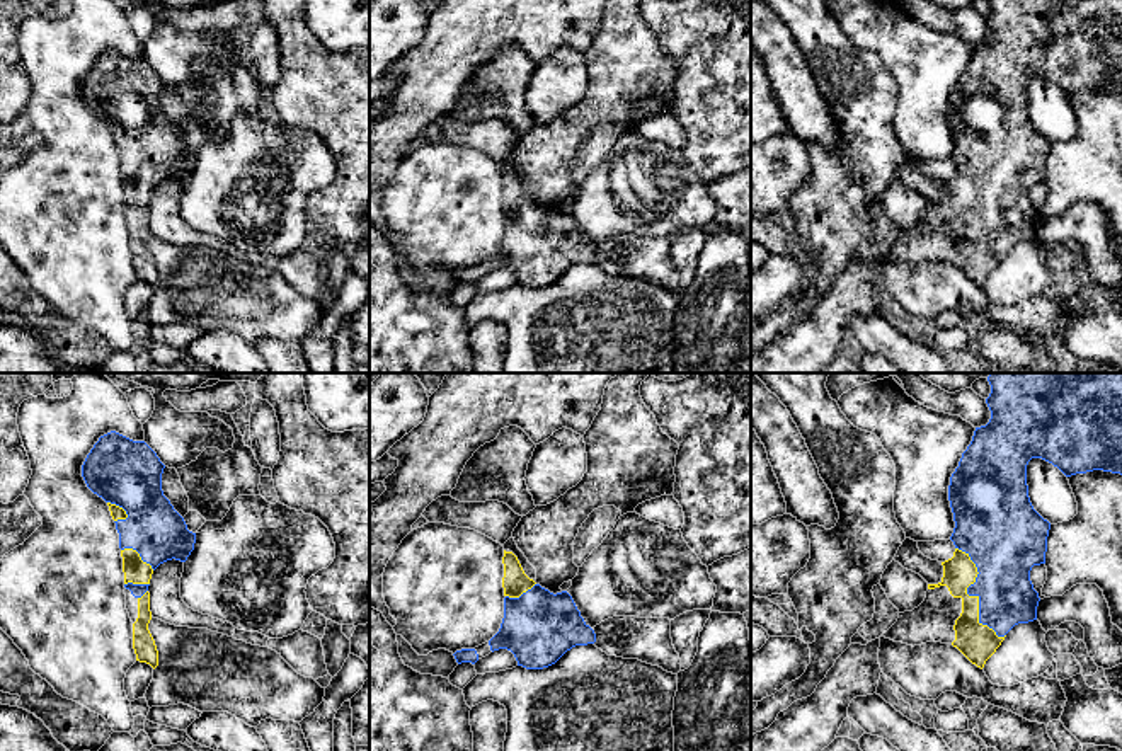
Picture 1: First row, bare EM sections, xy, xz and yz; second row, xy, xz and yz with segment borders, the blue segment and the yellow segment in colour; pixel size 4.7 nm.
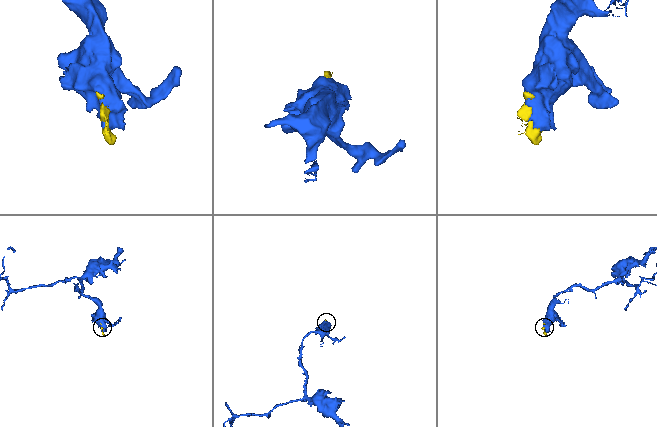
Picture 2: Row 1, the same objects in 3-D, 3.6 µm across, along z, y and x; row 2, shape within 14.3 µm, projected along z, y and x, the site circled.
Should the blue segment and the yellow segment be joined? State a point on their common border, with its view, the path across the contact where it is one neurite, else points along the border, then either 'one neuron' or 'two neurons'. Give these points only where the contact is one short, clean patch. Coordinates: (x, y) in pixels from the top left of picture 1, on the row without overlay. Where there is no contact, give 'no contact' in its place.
contact yz (971, 213); one neuron

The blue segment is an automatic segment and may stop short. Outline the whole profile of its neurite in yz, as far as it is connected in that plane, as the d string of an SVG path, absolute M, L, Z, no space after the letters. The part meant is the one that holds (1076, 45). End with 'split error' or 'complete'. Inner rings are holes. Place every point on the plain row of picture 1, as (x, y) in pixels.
M989 0L989 3L986 22L991 37L986 44L976 46L970 63L950 95L953 175L942 181L943 196L938 203L928 203L925 220L913 230L899 232L897 240L882 254L913 266L926 261L952 262L981 288L1015 244L1037 238L1040 216L1030 199L1030 189L1033 184L1045 182L1050 141L1030 121L1028 80L1042 77L1066 95L1093 89L1122 94L1122 0Z | split error

